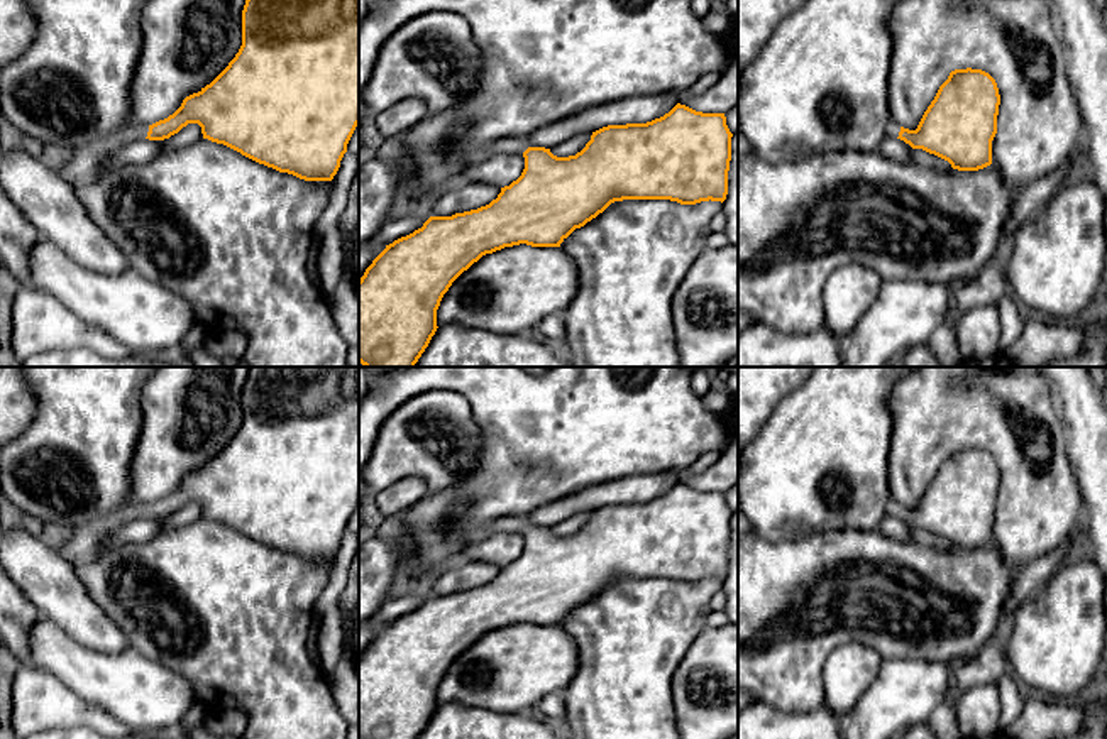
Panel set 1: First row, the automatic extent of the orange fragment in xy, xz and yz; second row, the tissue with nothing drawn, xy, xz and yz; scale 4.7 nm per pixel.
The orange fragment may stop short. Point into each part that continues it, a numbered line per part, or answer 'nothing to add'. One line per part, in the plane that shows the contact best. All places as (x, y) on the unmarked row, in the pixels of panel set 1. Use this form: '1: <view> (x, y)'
1: xy (85, 543)

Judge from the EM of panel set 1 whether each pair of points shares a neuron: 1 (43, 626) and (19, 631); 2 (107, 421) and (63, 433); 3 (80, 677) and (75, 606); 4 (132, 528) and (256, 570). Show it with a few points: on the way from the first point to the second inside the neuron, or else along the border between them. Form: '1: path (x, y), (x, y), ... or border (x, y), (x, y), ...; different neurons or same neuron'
1: border (39, 616), (29, 636), (29, 662); different neurons
2: path (97, 421), (92, 421), (80, 433), (73, 433); same neuron
3: border (46, 619), (51, 619), (88, 648), (117, 653); different neurons
4: border (143, 540), (119, 543), (104, 550); different neurons

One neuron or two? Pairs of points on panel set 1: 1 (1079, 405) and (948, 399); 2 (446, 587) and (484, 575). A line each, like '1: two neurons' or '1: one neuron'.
1: two neurons
2: one neuron

